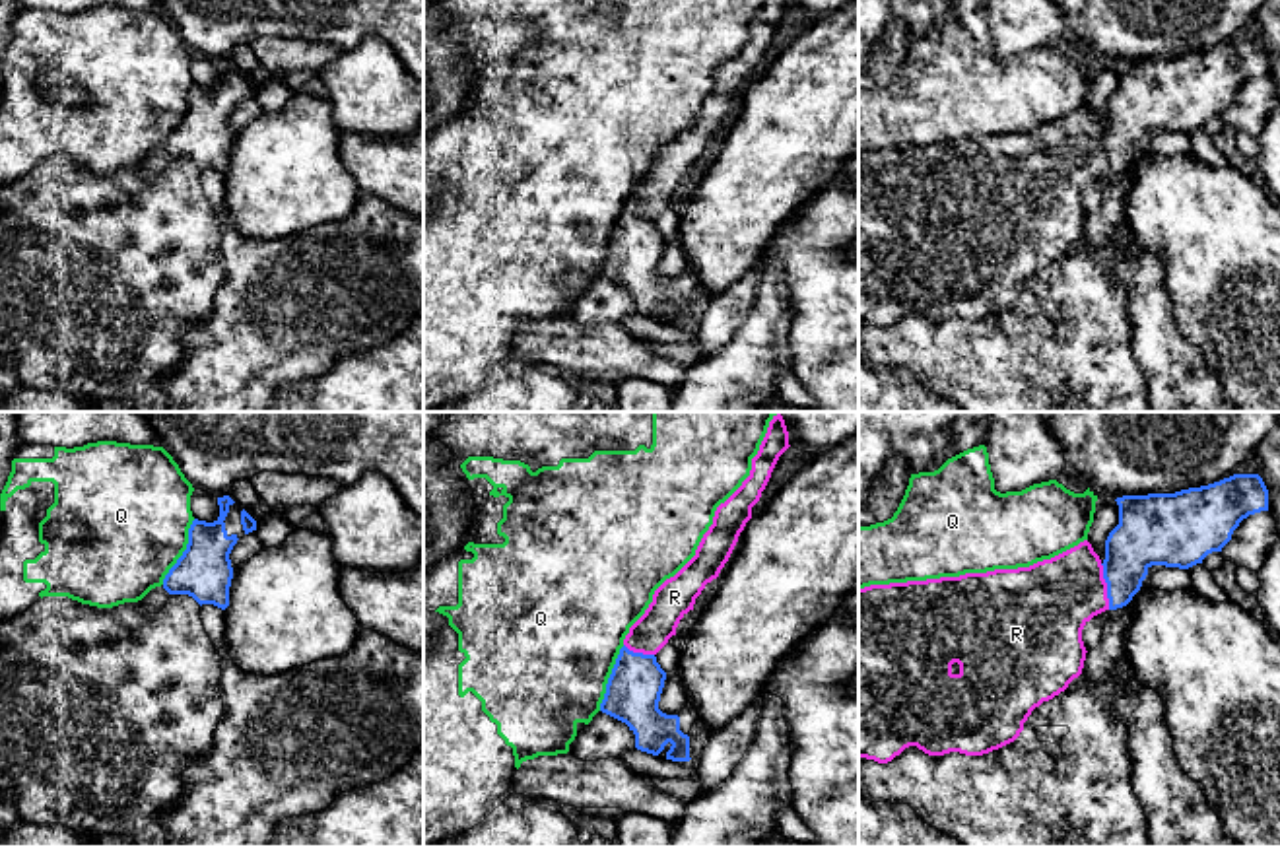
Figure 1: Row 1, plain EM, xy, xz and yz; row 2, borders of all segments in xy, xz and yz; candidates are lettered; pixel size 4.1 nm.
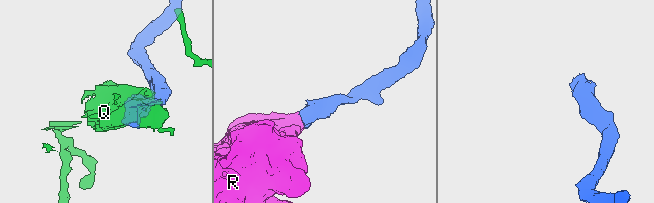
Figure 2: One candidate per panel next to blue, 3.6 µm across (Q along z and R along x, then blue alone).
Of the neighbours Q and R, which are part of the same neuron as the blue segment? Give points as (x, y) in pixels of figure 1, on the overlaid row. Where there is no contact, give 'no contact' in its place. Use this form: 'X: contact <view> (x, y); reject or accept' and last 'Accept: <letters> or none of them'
Q: contact xy (183, 552); reject
R: contact yz (1108, 587); accept
Accept: R

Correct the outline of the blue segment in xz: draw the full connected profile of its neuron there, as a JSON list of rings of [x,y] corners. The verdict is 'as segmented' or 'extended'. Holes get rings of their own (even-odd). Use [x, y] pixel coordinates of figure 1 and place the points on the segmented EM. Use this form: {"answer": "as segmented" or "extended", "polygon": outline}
{"answer": "extended", "polygon": [[[777,414],[752,458],[750,476],[717,507],[713,525],[703,534],[695,556],[655,591],[653,602],[623,639],[600,711],[625,723],[641,752],[658,756],[670,742],[666,760],[691,760],[690,736],[680,730],[680,717],[658,709],[666,672],[655,655],[676,635],[680,620],[693,610],[705,585],[719,577],[752,519],[752,507],[759,501],[779,457],[789,447],[785,420]]]}

